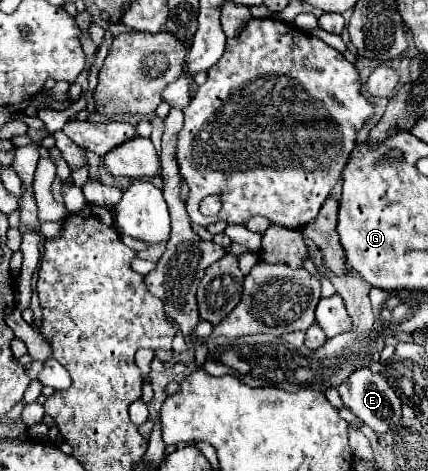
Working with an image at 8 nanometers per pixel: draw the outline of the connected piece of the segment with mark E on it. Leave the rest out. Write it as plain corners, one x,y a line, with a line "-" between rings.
364,368
364,370
354,370
350,374
350,378
346,382
342,382
338,386
338,392
340,392
340,398
344,402
346,408
350,408
354,412
356,418
360,418
362,422
366,422
372,430
376,432
386,432
388,428
400,424
400,398
394,394
394,390
390,388
390,384
386,382
386,378
378,372
372,372
370,368

